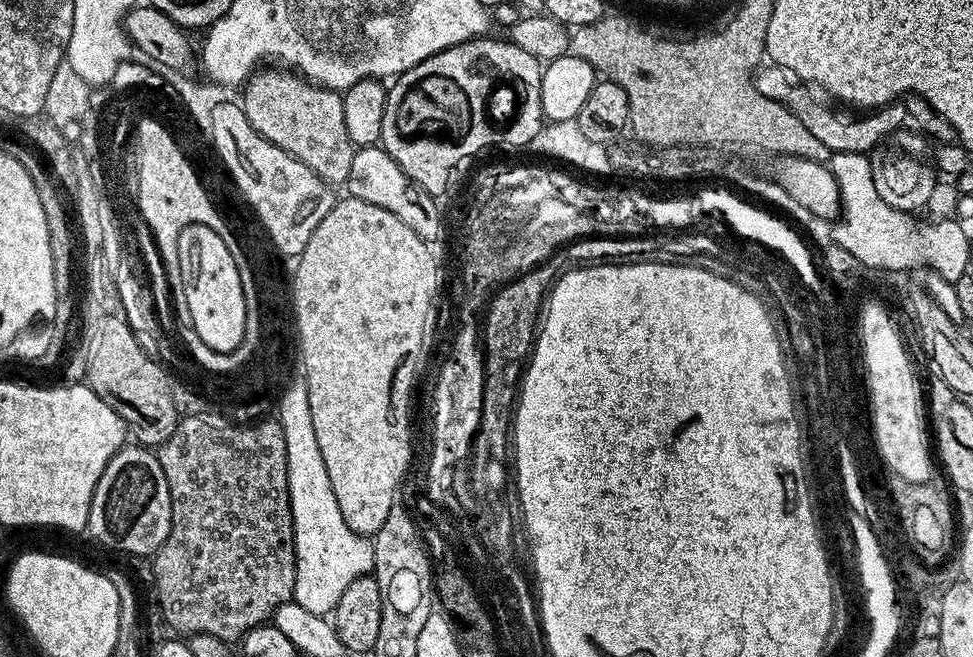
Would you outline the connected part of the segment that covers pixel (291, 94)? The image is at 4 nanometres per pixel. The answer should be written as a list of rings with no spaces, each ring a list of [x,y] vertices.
[[[264,66],[248,77],[242,91],[242,107],[246,118],[262,138],[274,142],[274,146],[298,158],[298,162],[310,166],[310,170],[314,170],[314,174],[318,174],[328,185],[347,185],[350,162],[354,162],[356,148],[350,142],[350,134],[346,134],[346,117],[342,111],[344,97],[337,89],[323,88],[283,66]]]

